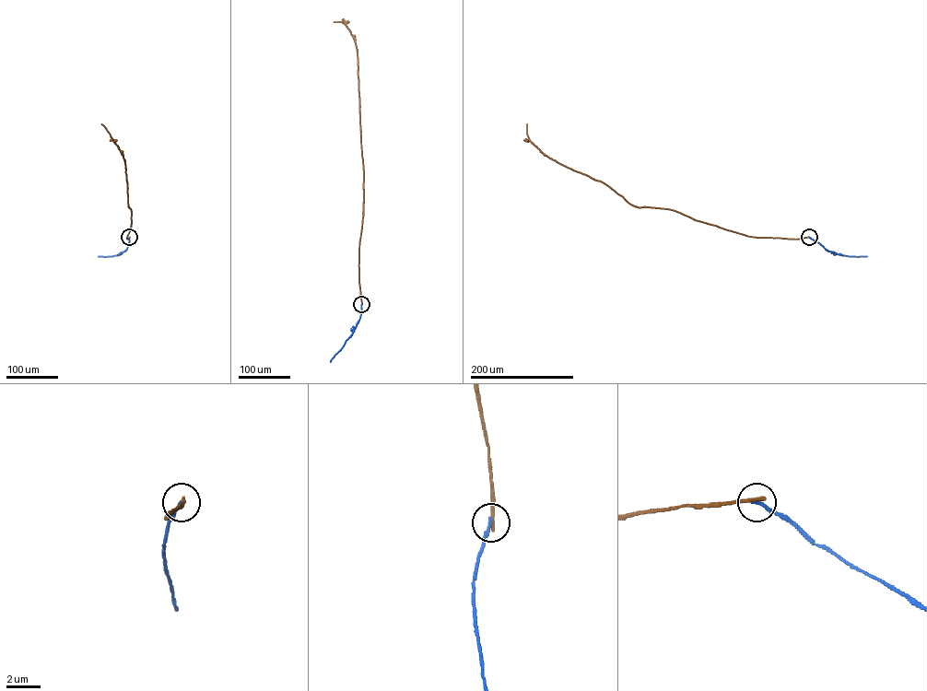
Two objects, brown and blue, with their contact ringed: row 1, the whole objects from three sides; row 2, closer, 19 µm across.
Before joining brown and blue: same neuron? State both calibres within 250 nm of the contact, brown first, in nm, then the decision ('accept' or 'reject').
240/180 nm | reject

